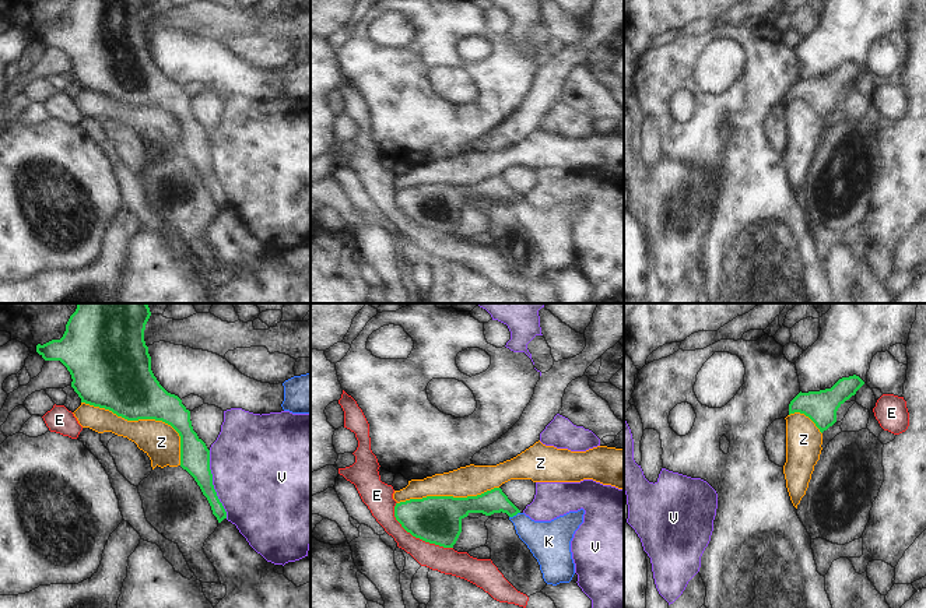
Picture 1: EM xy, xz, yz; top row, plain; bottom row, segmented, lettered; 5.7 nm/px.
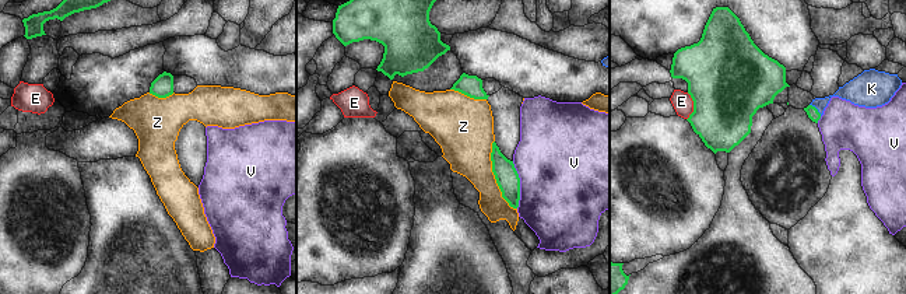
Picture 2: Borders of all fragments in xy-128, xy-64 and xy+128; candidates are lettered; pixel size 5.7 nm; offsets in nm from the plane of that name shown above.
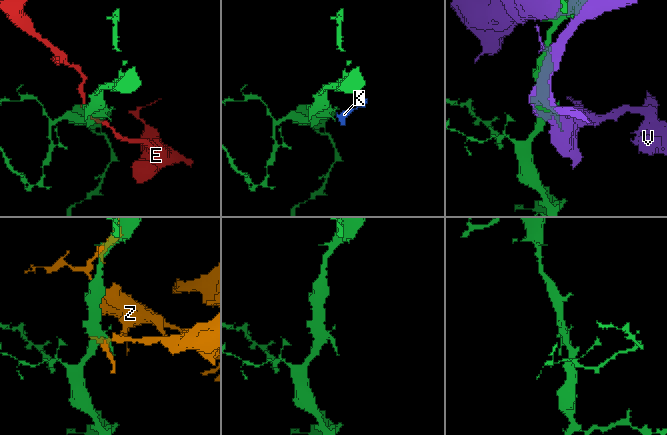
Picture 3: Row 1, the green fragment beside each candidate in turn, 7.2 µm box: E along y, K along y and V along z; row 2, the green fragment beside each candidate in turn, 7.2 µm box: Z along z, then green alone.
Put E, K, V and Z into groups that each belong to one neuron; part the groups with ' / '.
E / K / V / Z

